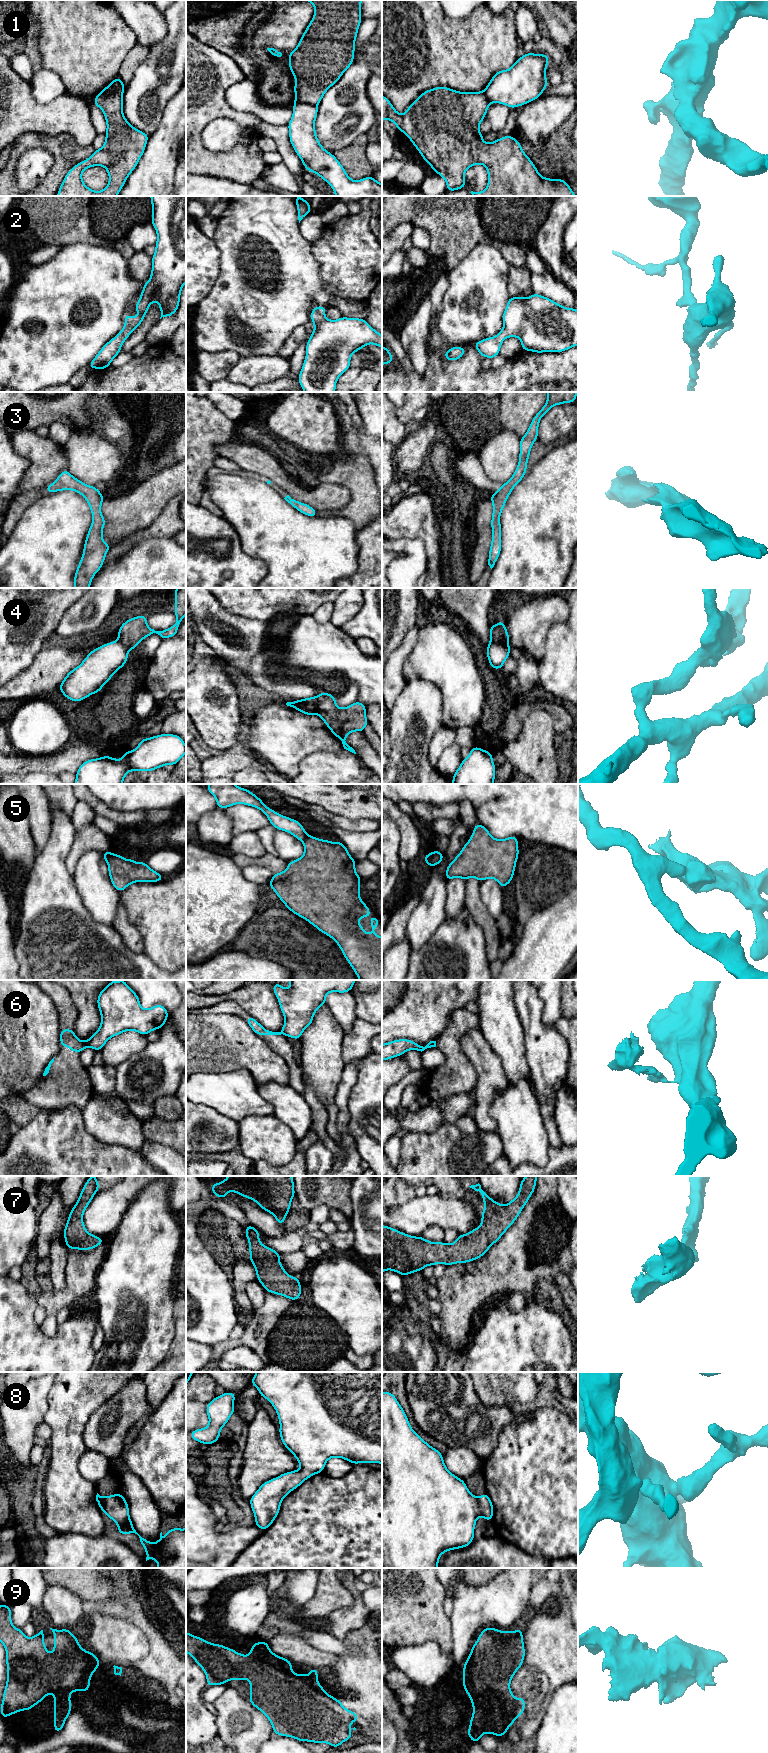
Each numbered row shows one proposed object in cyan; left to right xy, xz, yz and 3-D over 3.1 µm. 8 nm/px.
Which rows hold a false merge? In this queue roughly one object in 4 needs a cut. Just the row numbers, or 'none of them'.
1, 4, 5, 6

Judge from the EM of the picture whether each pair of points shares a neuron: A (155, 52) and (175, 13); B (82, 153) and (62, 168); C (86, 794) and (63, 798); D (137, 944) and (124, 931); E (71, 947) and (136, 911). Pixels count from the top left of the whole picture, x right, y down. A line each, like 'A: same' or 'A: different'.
A: same
B: same
C: different
D: same
E: different

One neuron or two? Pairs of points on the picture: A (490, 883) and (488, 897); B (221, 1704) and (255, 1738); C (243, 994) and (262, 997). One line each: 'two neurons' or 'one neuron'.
A: one neuron
B: one neuron
C: one neuron

